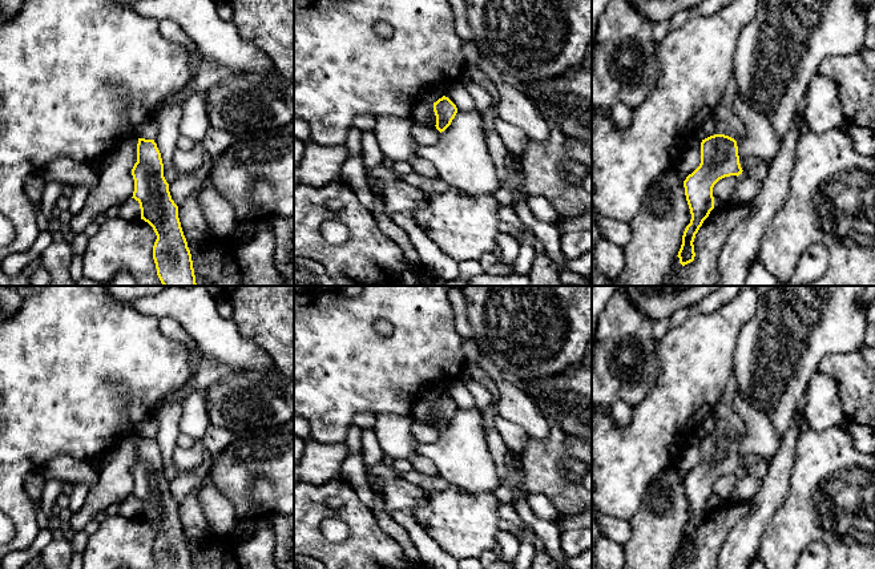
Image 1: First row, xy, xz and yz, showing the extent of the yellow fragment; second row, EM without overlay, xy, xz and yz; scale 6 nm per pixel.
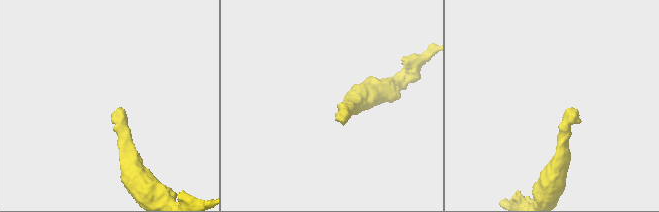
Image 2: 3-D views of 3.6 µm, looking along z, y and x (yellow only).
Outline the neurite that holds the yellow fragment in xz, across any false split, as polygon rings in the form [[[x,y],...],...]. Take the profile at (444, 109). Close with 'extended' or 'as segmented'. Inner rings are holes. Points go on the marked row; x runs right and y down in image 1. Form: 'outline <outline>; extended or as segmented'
outline [[[445,96],[434,104],[418,102],[414,108],[414,124],[435,126],[444,132],[457,113],[456,105]]]; extended

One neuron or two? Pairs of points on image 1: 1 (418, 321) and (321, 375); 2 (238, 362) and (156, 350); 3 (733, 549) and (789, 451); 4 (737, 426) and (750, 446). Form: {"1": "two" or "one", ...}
{"1": "one", "2": "two", "3": "one", "4": "two"}

